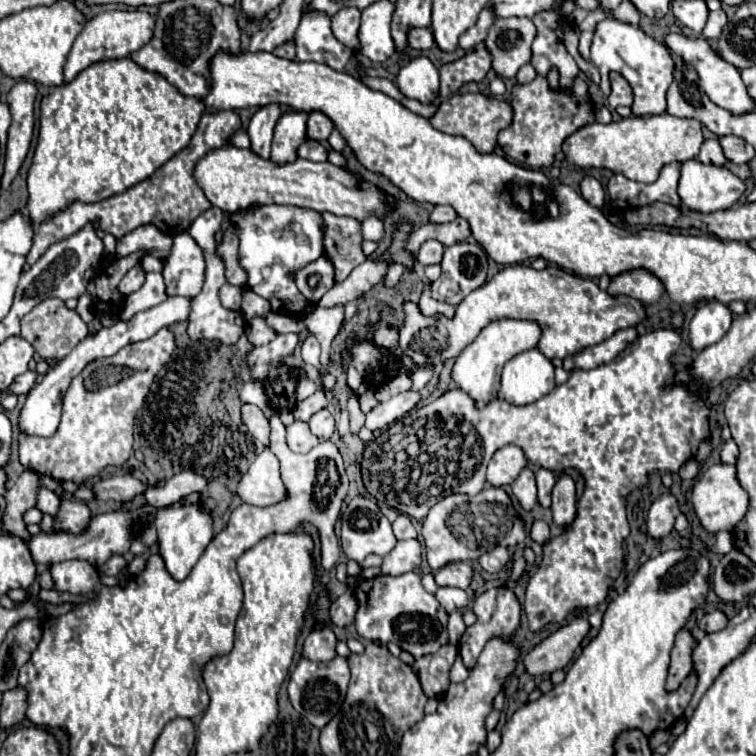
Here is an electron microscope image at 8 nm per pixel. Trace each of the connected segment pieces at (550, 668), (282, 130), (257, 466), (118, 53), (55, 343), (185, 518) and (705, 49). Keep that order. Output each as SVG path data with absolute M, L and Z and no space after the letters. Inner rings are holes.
M577 617L571 623L559 627L555 633L545 637L523 657L525 671L537 677L537 675L551 675L553 671L563 669L573 659L575 649L581 645L587 631L589 621L583 617Z
M289 111L279 117L271 145L271 161L287 163L297 159L295 151L307 139L305 123L307 123L307 113L303 111Z
M265 447L265 451L253 461L235 493L243 503L259 507L279 503L287 495L279 477L279 459L269 451L269 447Z
M105 11L91 21L87 21L83 33L73 43L73 49L69 53L67 65L65 65L65 81L75 79L77 73L81 73L85 67L99 63L99 61L111 61L111 59L123 59L129 57L133 51L147 45L147 41L153 37L155 29L155 17L145 11Z
M45 299L41 301L33 311L29 311L23 319L21 319L21 337L25 341L29 341L33 345L33 349L45 359L45 361L61 361L65 355L71 353L71 349L83 341L89 335L85 323L81 321L81 317L67 309L63 301L55 301L55 299Z
M189 505L189 507L165 507L159 509L155 525L157 525L157 535L159 535L159 553L165 559L167 571L177 579L185 579L193 565L199 561L201 553L205 551L205 547L211 543L213 539L213 529L211 529L211 515L207 511L203 511L199 505Z
M667 33L663 39L665 39L667 49L669 49L671 53L675 53L677 57L681 57L687 65L691 65L691 67L697 71L701 89L709 95L709 99L711 99L715 105L719 105L719 107L723 107L723 109L735 113L735 115L743 115L743 113L755 109L755 101L747 95L747 89L745 89L745 85L743 85L743 81L741 81L739 71L737 71L731 63L723 61L723 57L719 57L719 53L709 45L707 39L703 39L703 37L689 39L689 37L681 35L681 33Z

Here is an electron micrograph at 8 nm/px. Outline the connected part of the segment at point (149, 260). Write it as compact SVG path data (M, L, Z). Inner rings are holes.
M145 255L143 257L143 261L141 261L141 265L143 265L143 269L149 272L159 272L163 269L163 261L159 259L159 257L155 257L155 255Z

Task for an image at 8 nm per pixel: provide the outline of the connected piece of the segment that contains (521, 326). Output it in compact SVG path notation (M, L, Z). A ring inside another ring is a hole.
M499 319L499 321L489 323L479 333L479 337L473 343L469 343L463 349L463 353L455 359L455 365L453 365L453 371L451 371L453 383L475 401L477 409L483 409L483 405L487 405L499 393L499 379L501 379L503 365L511 357L533 349L539 343L539 337L541 337L541 329L533 321Z

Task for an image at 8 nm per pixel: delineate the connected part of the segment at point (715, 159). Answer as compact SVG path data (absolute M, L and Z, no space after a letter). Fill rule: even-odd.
M707 139L707 141L703 141L697 159L699 159L701 163L707 163L707 165L725 165L725 161L727 161L727 159L723 157L723 151L721 151L721 145L719 145L717 139Z

